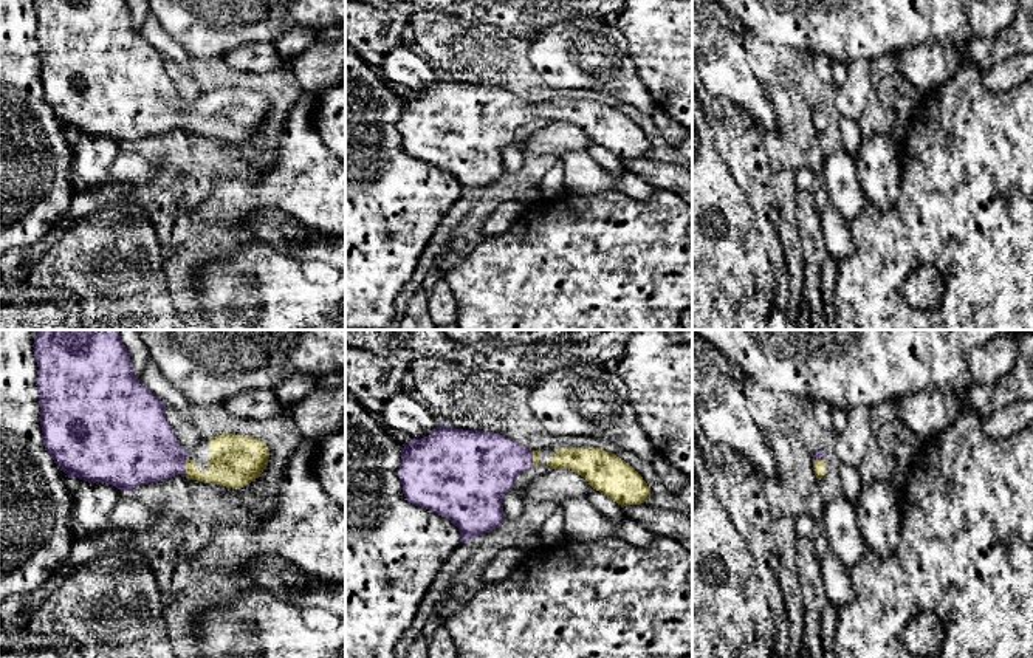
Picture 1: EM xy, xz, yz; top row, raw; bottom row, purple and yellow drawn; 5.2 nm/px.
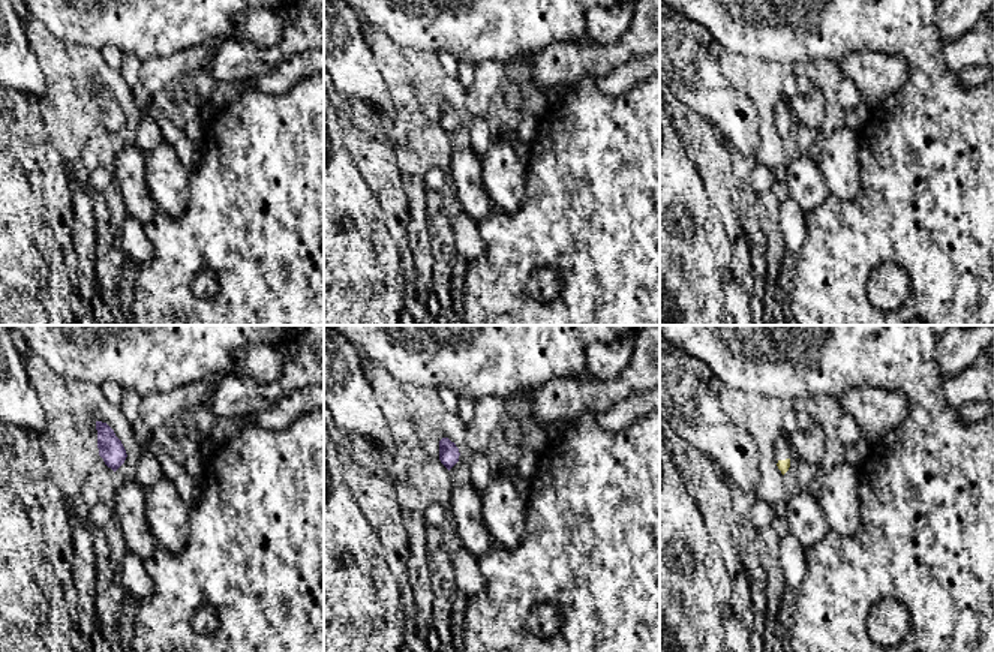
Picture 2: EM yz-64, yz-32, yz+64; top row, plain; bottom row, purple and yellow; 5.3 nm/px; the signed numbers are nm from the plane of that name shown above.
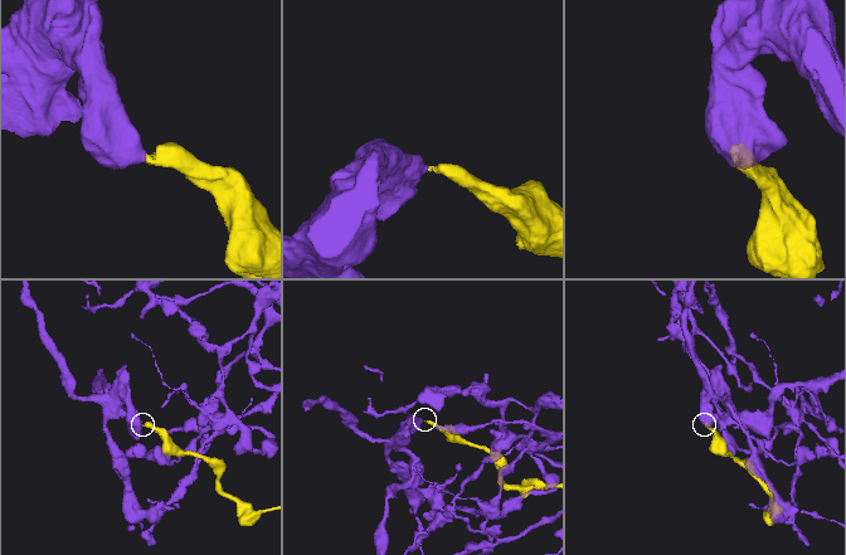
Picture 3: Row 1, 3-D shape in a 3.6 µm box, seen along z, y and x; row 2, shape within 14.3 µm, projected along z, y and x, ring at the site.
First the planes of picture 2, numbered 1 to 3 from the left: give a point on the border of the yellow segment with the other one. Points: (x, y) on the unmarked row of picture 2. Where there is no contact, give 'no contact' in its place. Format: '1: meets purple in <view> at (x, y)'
1: no contact
2: no contact
3: no contact

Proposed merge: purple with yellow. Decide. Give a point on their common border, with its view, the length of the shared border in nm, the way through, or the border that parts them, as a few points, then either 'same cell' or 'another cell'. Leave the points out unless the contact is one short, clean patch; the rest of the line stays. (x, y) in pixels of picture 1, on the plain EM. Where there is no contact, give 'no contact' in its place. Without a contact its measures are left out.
xy (185, 119) | 110 nm | same cell

